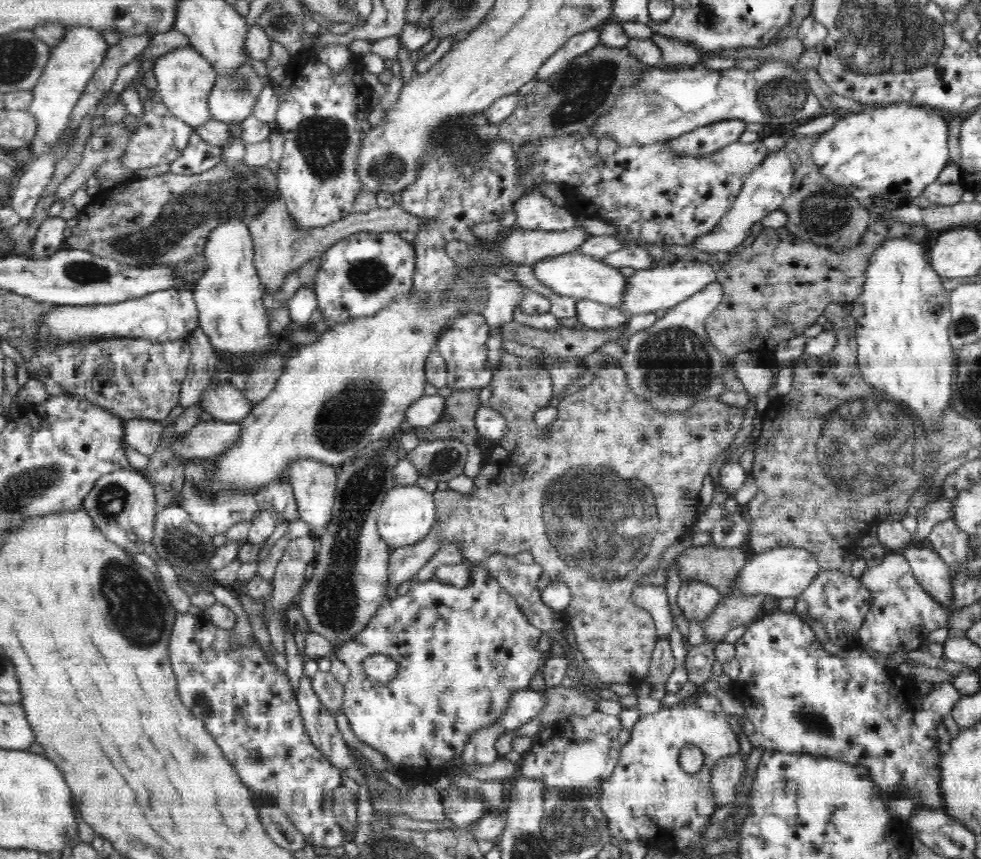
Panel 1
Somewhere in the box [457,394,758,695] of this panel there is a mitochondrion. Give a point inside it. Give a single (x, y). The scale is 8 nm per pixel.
(604, 527)

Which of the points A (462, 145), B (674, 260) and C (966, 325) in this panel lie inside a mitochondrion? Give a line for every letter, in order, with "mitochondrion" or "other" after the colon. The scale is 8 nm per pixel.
A: mitochondrion
B: other
C: mitochondrion

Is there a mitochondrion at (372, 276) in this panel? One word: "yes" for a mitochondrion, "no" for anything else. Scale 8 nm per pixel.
yes

